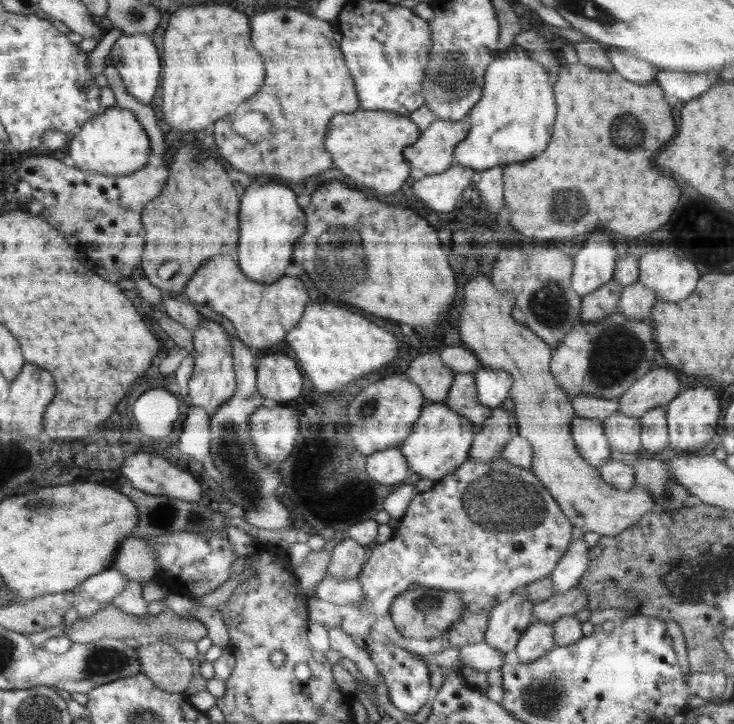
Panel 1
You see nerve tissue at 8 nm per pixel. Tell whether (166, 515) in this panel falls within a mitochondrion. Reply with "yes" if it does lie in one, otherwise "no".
yes

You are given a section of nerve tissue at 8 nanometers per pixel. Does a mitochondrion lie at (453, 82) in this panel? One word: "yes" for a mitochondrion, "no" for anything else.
yes

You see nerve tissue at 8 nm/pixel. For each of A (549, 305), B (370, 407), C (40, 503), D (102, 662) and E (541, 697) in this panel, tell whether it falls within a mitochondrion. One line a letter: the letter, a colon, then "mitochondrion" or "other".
A: mitochondrion
B: mitochondrion
C: mitochondrion
D: mitochondrion
E: mitochondrion

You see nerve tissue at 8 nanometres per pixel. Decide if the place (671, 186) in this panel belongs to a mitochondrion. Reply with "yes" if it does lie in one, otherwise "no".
no

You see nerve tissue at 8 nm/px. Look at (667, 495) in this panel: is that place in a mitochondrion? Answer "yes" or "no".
yes

